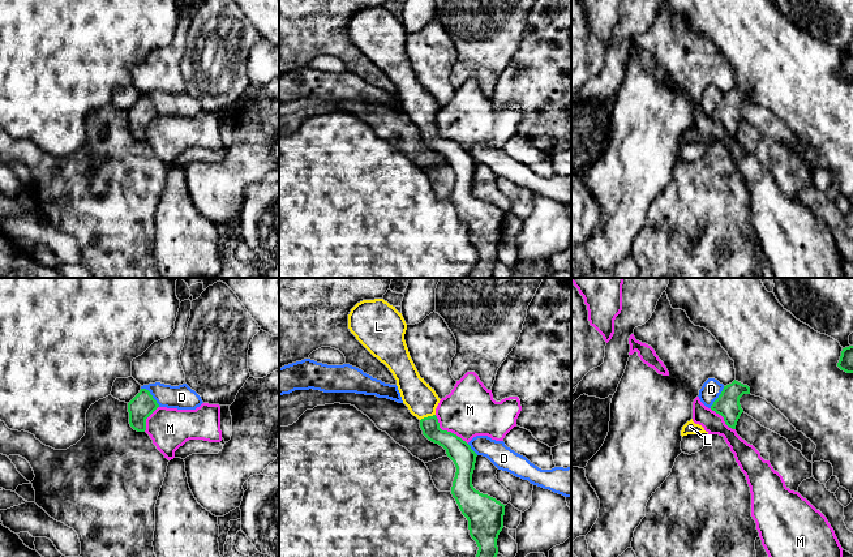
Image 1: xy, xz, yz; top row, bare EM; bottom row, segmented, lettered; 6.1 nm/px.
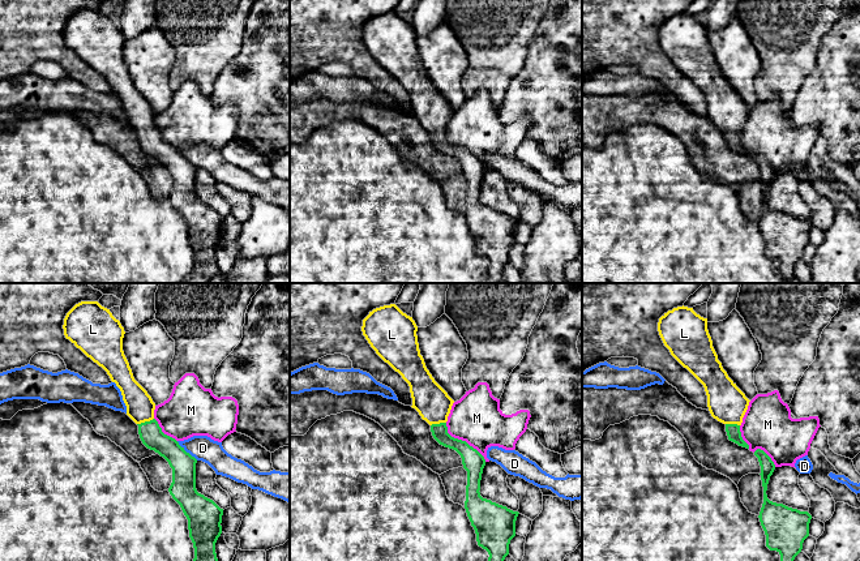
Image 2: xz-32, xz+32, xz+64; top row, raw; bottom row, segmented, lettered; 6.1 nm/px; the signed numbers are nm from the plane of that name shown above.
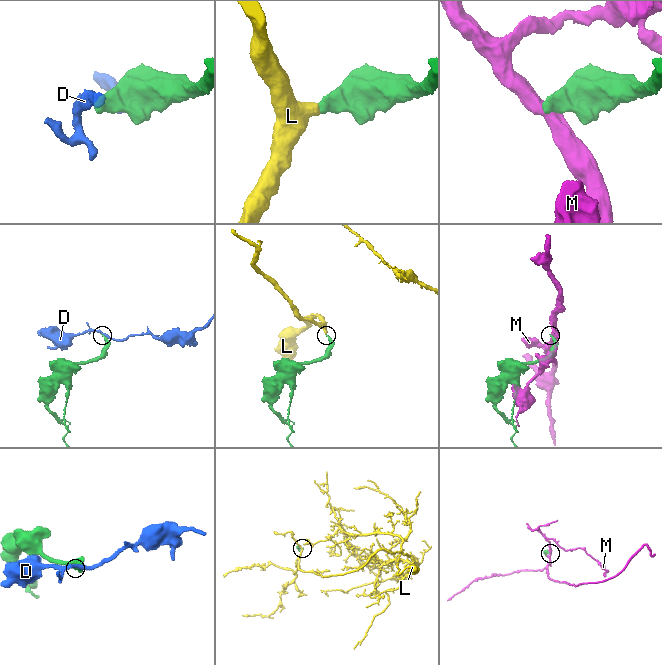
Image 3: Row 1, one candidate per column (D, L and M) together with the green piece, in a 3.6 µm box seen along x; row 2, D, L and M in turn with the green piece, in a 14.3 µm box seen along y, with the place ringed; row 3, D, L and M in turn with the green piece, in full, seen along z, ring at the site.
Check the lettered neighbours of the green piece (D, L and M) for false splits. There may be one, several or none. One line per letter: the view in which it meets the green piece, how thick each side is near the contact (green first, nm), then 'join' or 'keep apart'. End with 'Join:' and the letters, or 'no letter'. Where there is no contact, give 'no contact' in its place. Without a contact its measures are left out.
D: xy | 150/150 nm | keep apart
L: xz | 120/190 nm | join
M: xz | 150/320 nm | keep apart
Join: L

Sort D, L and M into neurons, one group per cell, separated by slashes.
D / L / M

